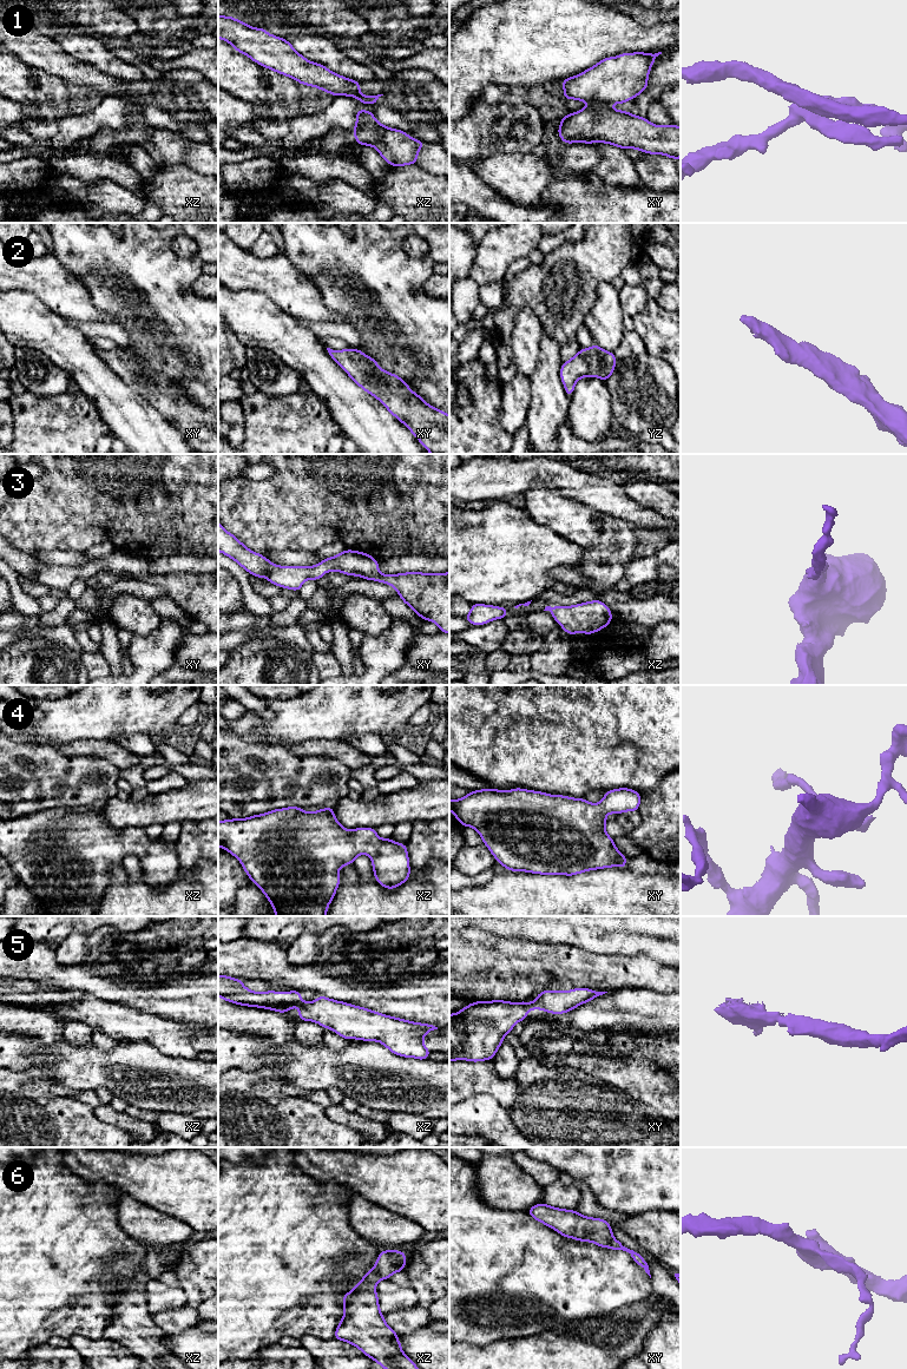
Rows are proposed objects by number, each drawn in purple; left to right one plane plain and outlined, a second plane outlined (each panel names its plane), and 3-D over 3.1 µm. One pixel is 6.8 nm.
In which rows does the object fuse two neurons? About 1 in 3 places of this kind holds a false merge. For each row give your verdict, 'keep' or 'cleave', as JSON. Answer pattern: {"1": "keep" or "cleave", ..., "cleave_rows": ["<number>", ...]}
{"1": "cleave", "2": "keep", "3": "keep", "4": "keep", "5": "keep", "6": "keep", "cleave_rows": ["1"]}

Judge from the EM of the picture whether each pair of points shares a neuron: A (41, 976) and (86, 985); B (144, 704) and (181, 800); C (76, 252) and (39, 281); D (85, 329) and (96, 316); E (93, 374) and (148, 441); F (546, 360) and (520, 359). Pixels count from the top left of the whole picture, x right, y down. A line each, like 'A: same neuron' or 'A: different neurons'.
A: same neuron
B: different neurons
C: different neurons
D: different neurons
E: same neuron
F: different neurons

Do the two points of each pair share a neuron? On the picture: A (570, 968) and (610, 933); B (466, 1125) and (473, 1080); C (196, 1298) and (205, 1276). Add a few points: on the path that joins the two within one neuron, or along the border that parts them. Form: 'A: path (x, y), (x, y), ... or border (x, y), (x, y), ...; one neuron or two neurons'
A: border (562, 945), (579, 947), (595, 953), (616, 954); two neurons
B: border (498, 1100), (487, 1094), (473, 1094), (461, 1101); two neurons
C: path (196, 1292), (199, 1282); one neuron

